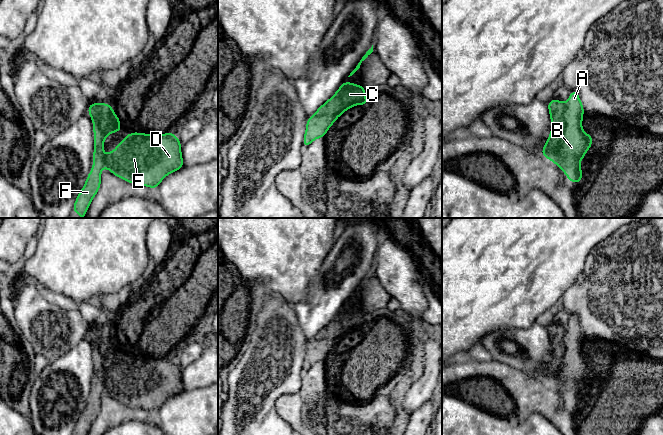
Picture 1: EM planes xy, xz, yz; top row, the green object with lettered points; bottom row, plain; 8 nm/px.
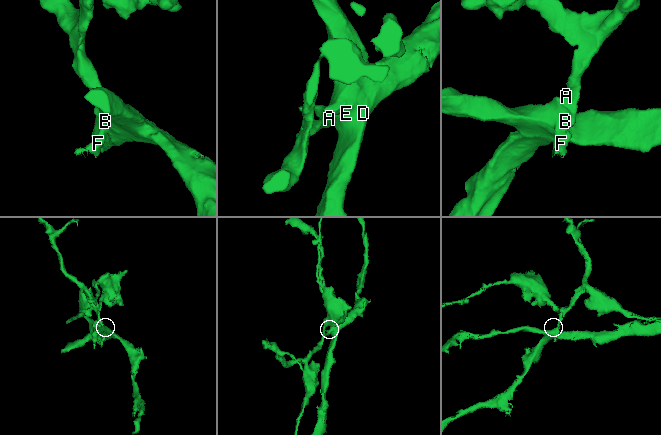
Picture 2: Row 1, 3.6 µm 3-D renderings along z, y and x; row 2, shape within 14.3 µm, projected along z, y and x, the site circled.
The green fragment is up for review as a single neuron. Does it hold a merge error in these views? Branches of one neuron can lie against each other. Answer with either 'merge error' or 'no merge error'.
merge error

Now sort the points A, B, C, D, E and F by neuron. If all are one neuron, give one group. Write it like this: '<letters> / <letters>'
A B F / C D E

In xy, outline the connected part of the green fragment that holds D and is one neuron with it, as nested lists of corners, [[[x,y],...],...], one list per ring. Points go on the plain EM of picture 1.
[[[132,356],[107,378],[105,390],[113,399],[126,406],[155,414],[168,398],[184,391],[181,366],[174,356],[160,359]]]

